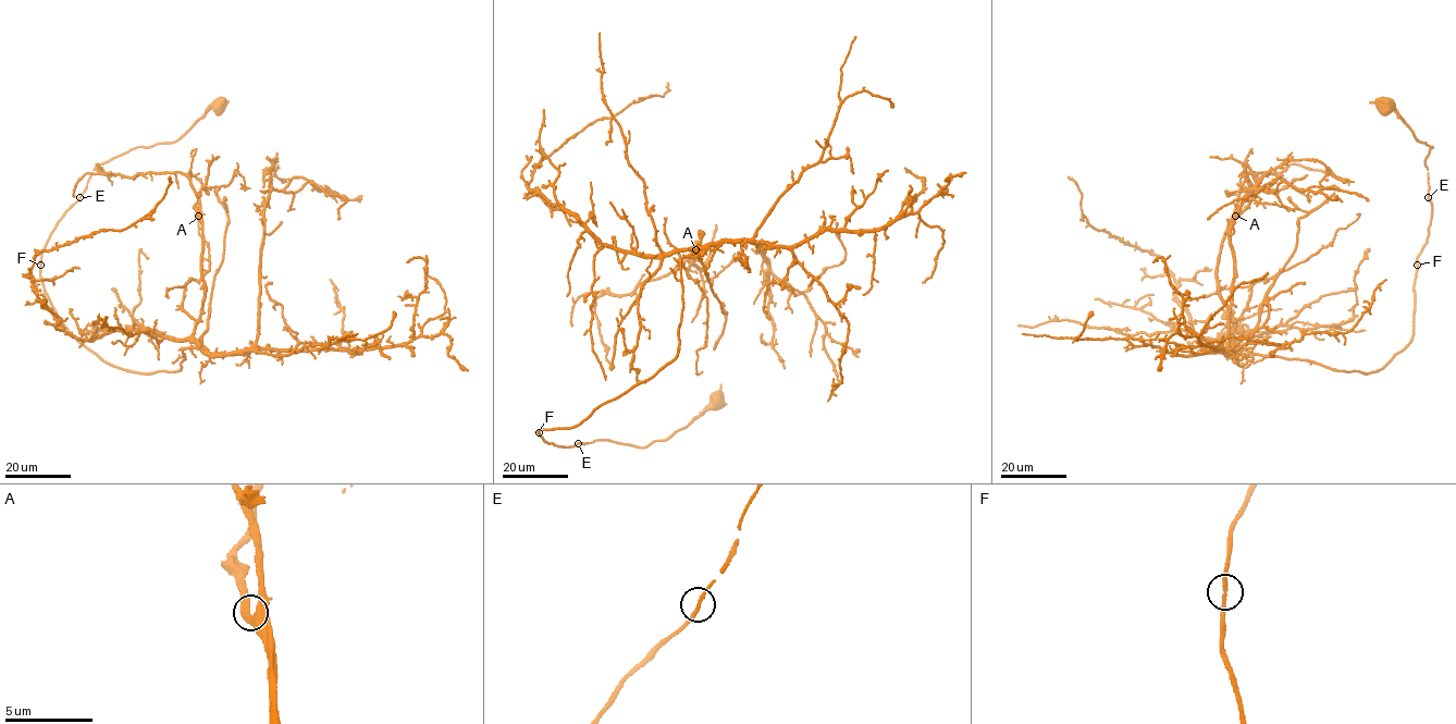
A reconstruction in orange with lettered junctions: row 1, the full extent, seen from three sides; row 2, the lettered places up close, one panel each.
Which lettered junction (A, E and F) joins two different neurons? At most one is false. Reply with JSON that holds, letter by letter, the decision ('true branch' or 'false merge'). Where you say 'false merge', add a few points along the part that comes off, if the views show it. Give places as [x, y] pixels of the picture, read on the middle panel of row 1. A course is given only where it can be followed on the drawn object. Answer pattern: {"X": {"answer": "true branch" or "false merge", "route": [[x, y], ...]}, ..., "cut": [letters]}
{"A": {"answer": "true branch"}, "E": {"answer": "true branch"}, "F": {"answer": "true branch"}, "cut": []}

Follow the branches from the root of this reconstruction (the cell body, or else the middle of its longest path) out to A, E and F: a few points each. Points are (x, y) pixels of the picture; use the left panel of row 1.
A: (217, 109), (94, 170), (41, 253), (62, 324), (109, 364), (180, 371), (199, 345), (198, 216)
E: (217, 109), (210, 107), (174, 142), (132, 148), (99, 164), (79, 197)
F: (217, 109), (210, 107), (174, 142), (132, 148), (99, 164), (87, 188), (52, 232), (41, 253), (40, 265)

